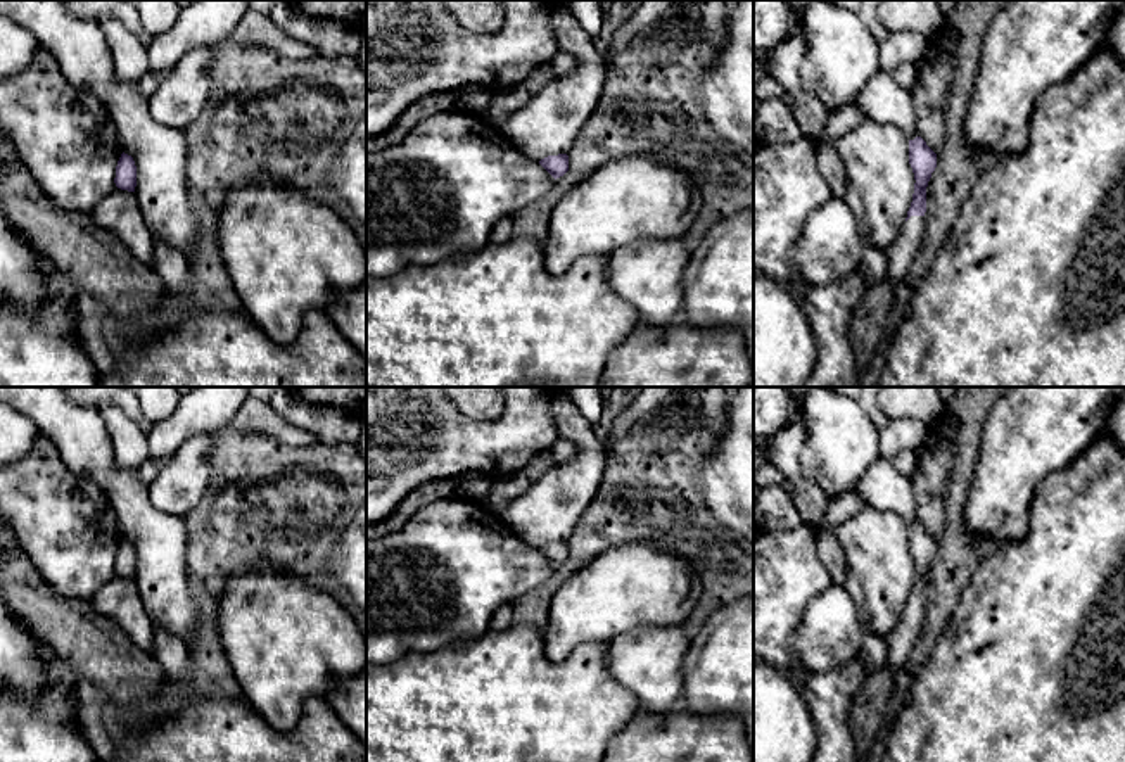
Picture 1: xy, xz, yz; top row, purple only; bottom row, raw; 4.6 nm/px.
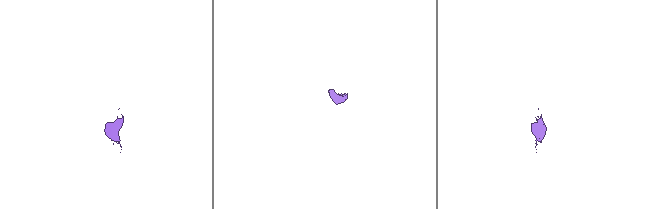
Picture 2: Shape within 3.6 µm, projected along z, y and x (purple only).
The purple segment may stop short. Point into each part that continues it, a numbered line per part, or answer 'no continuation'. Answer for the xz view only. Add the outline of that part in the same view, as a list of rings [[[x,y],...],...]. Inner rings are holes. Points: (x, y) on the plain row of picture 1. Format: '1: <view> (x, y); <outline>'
no continuation

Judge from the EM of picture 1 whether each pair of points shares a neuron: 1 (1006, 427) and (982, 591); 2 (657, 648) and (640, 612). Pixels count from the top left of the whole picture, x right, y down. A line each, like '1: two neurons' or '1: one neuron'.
1: two neurons
2: two neurons

